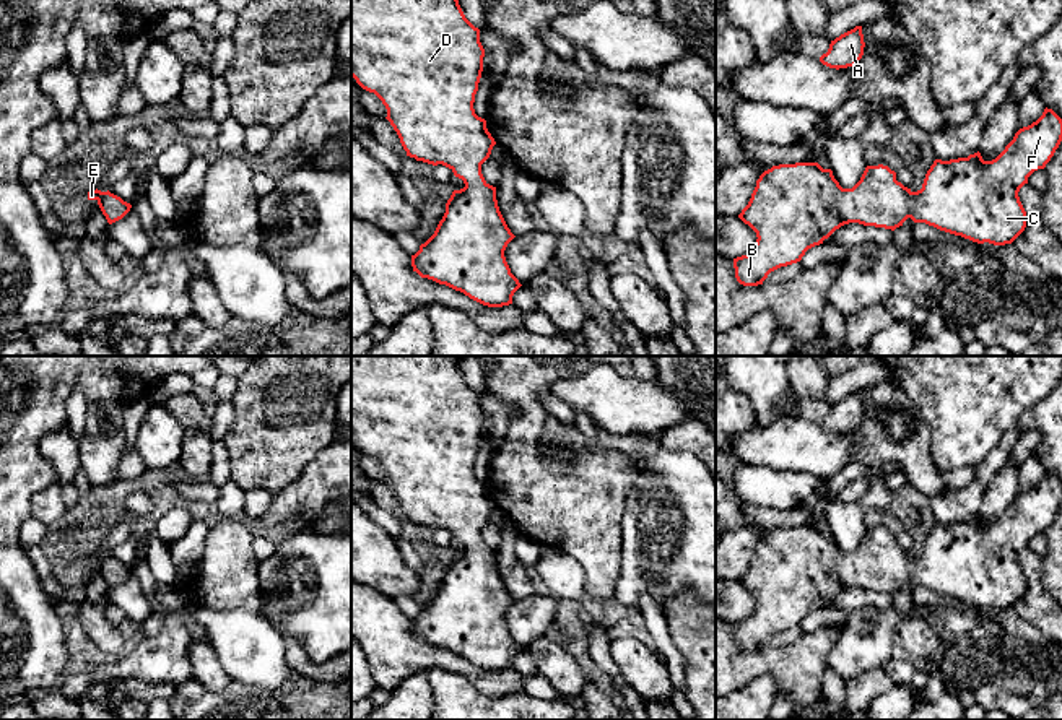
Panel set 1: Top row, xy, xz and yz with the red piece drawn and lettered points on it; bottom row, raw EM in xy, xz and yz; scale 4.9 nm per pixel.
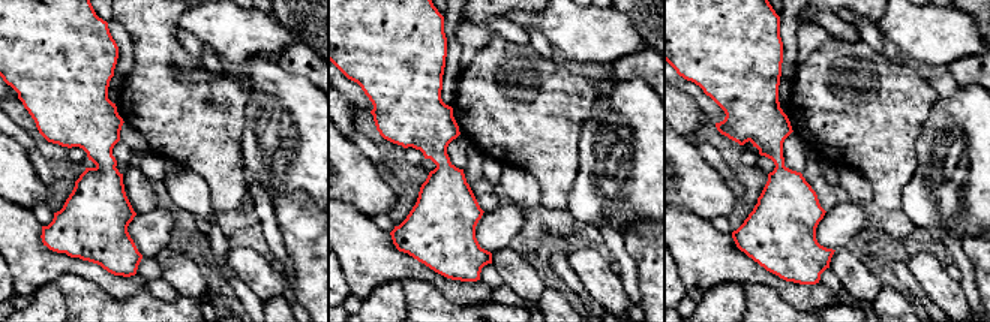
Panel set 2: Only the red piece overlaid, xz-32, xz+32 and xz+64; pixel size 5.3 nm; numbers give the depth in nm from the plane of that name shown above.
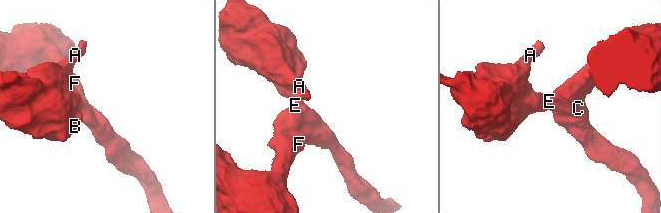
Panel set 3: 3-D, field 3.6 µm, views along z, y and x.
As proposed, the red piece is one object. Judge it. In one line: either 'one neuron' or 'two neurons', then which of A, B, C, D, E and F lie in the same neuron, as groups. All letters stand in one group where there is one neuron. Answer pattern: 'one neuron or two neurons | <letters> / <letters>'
one neuron | A B C D E F

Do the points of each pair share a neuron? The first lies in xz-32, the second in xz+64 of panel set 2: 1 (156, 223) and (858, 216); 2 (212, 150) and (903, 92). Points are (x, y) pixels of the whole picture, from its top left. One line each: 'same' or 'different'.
1: same
2: same

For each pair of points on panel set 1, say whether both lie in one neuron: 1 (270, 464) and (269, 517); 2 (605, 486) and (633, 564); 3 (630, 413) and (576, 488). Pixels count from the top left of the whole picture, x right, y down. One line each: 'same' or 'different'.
1: different
2: different
3: different

